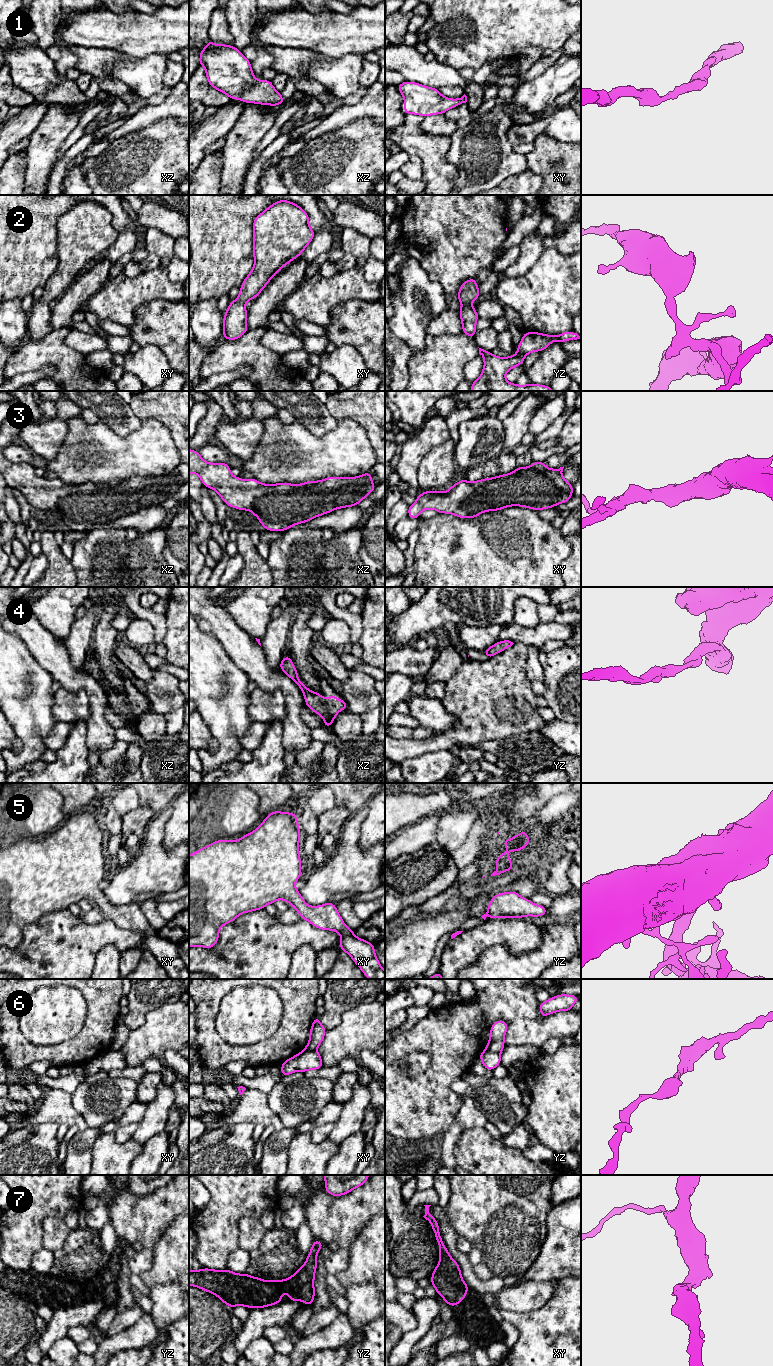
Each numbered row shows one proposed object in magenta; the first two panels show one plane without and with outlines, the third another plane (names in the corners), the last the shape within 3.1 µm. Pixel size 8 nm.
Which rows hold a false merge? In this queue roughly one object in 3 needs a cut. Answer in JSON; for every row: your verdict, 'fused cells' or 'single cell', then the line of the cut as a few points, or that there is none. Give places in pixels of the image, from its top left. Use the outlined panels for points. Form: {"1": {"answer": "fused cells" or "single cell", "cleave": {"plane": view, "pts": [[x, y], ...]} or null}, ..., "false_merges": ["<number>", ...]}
{"1": {"answer": "single cell", "cleave": null}, "2": {"answer": "single cell", "cleave": null}, "3": {"answer": "single cell", "cleave": null}, "4": {"answer": "single cell", "cleave": null}, "5": {"answer": "single cell", "cleave": null}, "6": {"answer": "fused cells", "cleave": {"plane": "yz", "pts": [[485, 1049], [500, 1053]]}}, "7": {"answer": "single cell", "cleave": null}, "false_merges": ["6"]}

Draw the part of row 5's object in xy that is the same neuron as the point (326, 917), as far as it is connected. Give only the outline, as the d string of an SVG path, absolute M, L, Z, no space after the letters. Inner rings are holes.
M276 810L269 813L254 831L242 838L232 841L220 839L189 855L189 877L196 878L195 881L189 880L189 948L196 946L212 948L219 940L219 931L223 925L233 922L243 913L264 909L267 904L274 904L275 901L282 899L292 905L301 919L307 920L312 926L339 933L340 950L352 958L366 977L385 979L385 971L376 957L373 943L354 935L354 931L345 925L336 905L329 902L320 906L309 906L295 888L296 881L303 875L299 855L300 837L297 813Z

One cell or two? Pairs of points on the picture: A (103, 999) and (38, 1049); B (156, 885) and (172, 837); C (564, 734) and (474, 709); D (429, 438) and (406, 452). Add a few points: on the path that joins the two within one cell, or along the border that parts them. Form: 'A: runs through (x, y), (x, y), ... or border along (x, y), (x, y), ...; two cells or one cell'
A: runs through (100, 1020), (72, 1050), (59, 1050); one cell
B: border along (164, 825), (163, 845), (166, 848), (172, 849); two cells
C: border along (546, 721), (537, 730); two cells
D: runs through (423, 441), (412, 451); one cell

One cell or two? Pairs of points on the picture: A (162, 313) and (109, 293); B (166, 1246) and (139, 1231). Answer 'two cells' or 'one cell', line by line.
A: two cells
B: two cells

